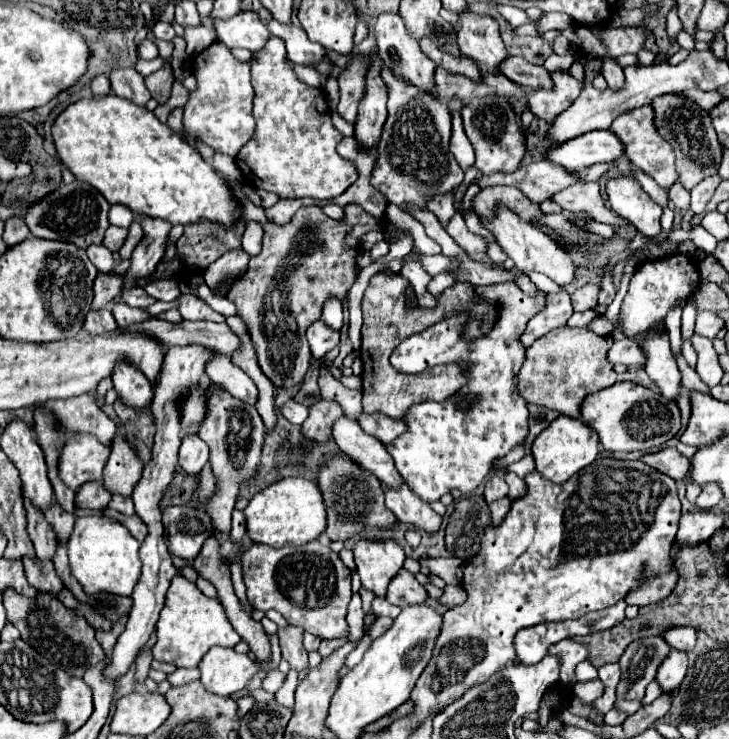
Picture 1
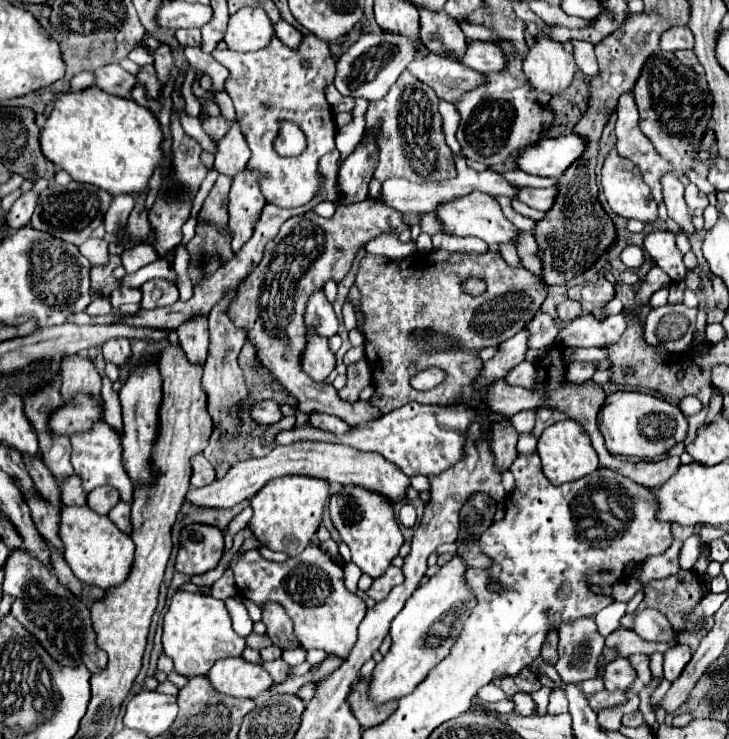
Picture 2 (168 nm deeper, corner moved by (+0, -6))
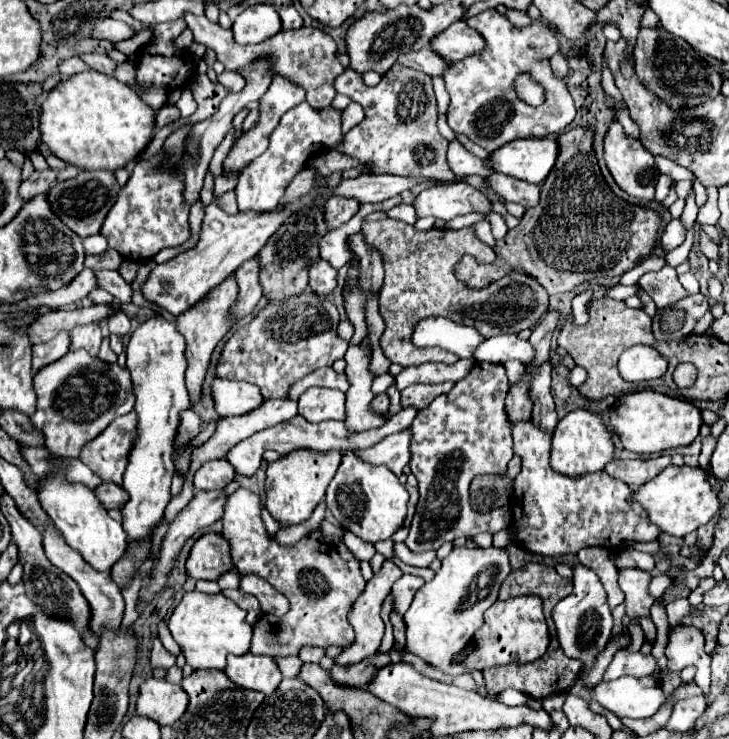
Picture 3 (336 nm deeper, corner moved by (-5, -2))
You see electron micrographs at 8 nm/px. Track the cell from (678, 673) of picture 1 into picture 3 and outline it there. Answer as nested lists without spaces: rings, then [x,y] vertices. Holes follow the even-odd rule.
[[[677,626],[669,632],[669,644],[665,650],[667,670],[679,672],[687,666],[695,666],[697,684],[704,696],[710,692],[711,657],[703,650],[703,634],[693,626]]]

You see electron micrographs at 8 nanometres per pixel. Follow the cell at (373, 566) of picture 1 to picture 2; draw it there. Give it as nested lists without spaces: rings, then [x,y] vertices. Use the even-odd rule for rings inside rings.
[[[340,486],[328,502],[330,520],[338,530],[340,538],[352,550],[352,562],[362,568],[362,572],[370,574],[372,578],[382,576],[382,572],[390,566],[392,558],[398,554],[400,546],[404,544],[398,520],[394,518],[392,502],[386,496],[366,490],[362,486]]]

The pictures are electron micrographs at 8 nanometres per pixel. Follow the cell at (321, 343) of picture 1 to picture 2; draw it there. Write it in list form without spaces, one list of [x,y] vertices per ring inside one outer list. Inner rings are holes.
[[[314,290],[310,296],[308,296],[308,304],[306,304],[306,314],[304,314],[304,320],[308,326],[316,326],[322,336],[330,338],[338,332],[338,320],[336,320],[336,314],[332,310],[332,304],[326,300],[326,294],[324,290]]]

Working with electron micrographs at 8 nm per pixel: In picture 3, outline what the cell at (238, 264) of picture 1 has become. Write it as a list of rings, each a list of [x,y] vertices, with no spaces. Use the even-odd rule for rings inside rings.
[[[301,102],[299,106],[285,112],[277,124],[277,128],[269,136],[269,148],[263,152],[263,156],[255,158],[239,176],[239,182],[235,186],[239,212],[271,212],[277,208],[279,198],[283,196],[287,184],[299,174],[307,160],[325,150],[333,150],[335,144],[343,142],[341,132],[341,112],[335,108],[325,108],[321,112],[313,110],[307,102]]]

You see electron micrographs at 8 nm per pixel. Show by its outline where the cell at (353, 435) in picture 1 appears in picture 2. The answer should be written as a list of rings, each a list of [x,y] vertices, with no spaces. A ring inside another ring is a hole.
[[[312,412],[312,414],[308,414],[308,420],[310,420],[312,426],[322,428],[322,430],[330,430],[330,432],[336,432],[336,434],[342,434],[350,428],[342,418],[332,416],[332,414],[324,414],[324,412]]]

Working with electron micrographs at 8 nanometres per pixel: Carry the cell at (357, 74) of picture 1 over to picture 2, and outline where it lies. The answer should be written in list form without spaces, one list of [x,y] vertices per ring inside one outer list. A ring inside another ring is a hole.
[[[364,32],[336,62],[336,88],[344,96],[378,100],[386,96],[400,72],[418,56],[414,40],[396,32]]]

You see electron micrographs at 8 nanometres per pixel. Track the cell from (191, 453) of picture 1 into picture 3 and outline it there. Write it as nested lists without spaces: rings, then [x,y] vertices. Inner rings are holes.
[[[225,458],[209,460],[209,462],[205,462],[197,470],[197,474],[195,474],[195,488],[197,490],[225,488],[233,480],[233,474],[235,474],[235,468]]]

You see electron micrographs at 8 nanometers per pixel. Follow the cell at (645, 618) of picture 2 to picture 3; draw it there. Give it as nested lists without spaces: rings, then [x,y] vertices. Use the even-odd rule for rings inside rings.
[[[623,570],[619,572],[619,588],[625,592],[625,610],[631,618],[651,616],[649,608],[653,606],[653,598],[649,596],[647,588],[651,582],[651,574],[637,572],[637,570]]]

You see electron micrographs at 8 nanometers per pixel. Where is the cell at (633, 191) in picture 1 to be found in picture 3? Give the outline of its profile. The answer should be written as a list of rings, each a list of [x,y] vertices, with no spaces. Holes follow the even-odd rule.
[[[611,122],[609,132],[605,136],[605,162],[615,178],[617,186],[625,190],[629,196],[641,200],[641,202],[653,202],[655,200],[655,184],[659,178],[659,168],[653,162],[653,156],[643,148],[639,140],[633,140],[623,134],[623,128],[619,122]]]

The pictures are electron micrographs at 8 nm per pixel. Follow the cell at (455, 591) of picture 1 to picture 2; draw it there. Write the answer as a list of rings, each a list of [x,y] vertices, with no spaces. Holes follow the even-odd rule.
[[[454,556],[440,568],[436,576],[416,588],[416,592],[406,600],[404,608],[392,620],[392,648],[384,660],[376,664],[370,682],[370,698],[374,702],[398,700],[400,696],[410,694],[418,682],[424,680],[426,674],[450,654],[450,648],[464,628],[464,620],[476,606],[476,598],[466,586],[466,570],[468,566],[464,560]]]

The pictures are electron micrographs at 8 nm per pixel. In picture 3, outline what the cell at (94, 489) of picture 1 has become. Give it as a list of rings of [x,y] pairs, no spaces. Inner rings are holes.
[[[101,482],[95,488],[95,496],[103,504],[103,508],[107,508],[107,510],[111,510],[111,508],[123,508],[123,504],[127,502],[125,490],[121,486],[113,484],[113,482]]]

